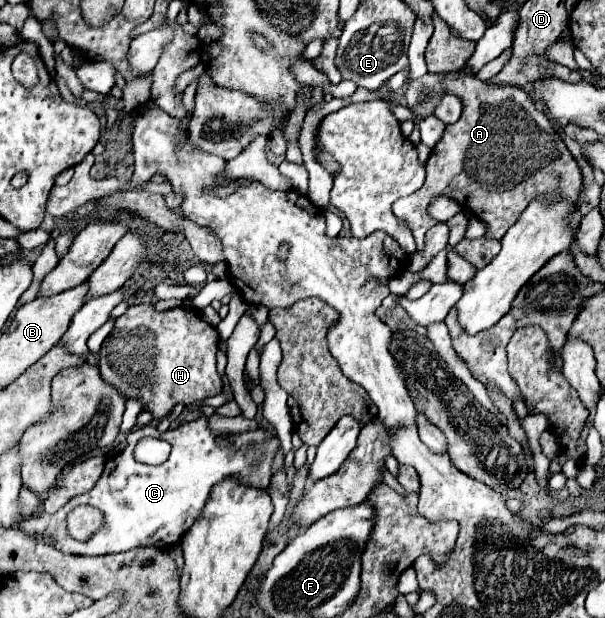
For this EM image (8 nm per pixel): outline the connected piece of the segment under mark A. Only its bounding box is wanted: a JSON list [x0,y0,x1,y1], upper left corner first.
[394,74,582,252]

